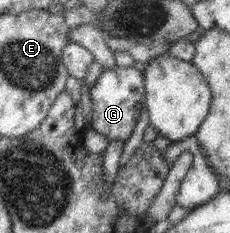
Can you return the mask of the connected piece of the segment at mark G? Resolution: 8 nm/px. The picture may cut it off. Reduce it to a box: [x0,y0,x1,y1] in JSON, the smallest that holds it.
[89,65,145,140]

